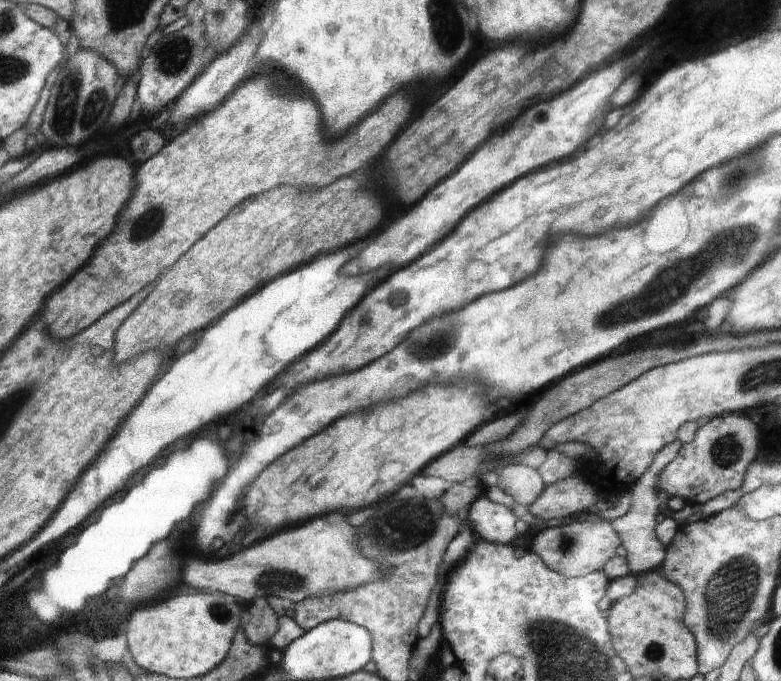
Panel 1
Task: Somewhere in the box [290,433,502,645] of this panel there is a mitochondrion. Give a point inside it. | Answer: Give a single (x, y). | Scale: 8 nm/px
(408, 526)

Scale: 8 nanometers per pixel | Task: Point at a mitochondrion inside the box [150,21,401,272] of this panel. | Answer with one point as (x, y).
(175, 55)

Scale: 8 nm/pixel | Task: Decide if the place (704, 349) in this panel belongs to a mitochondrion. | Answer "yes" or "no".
no

